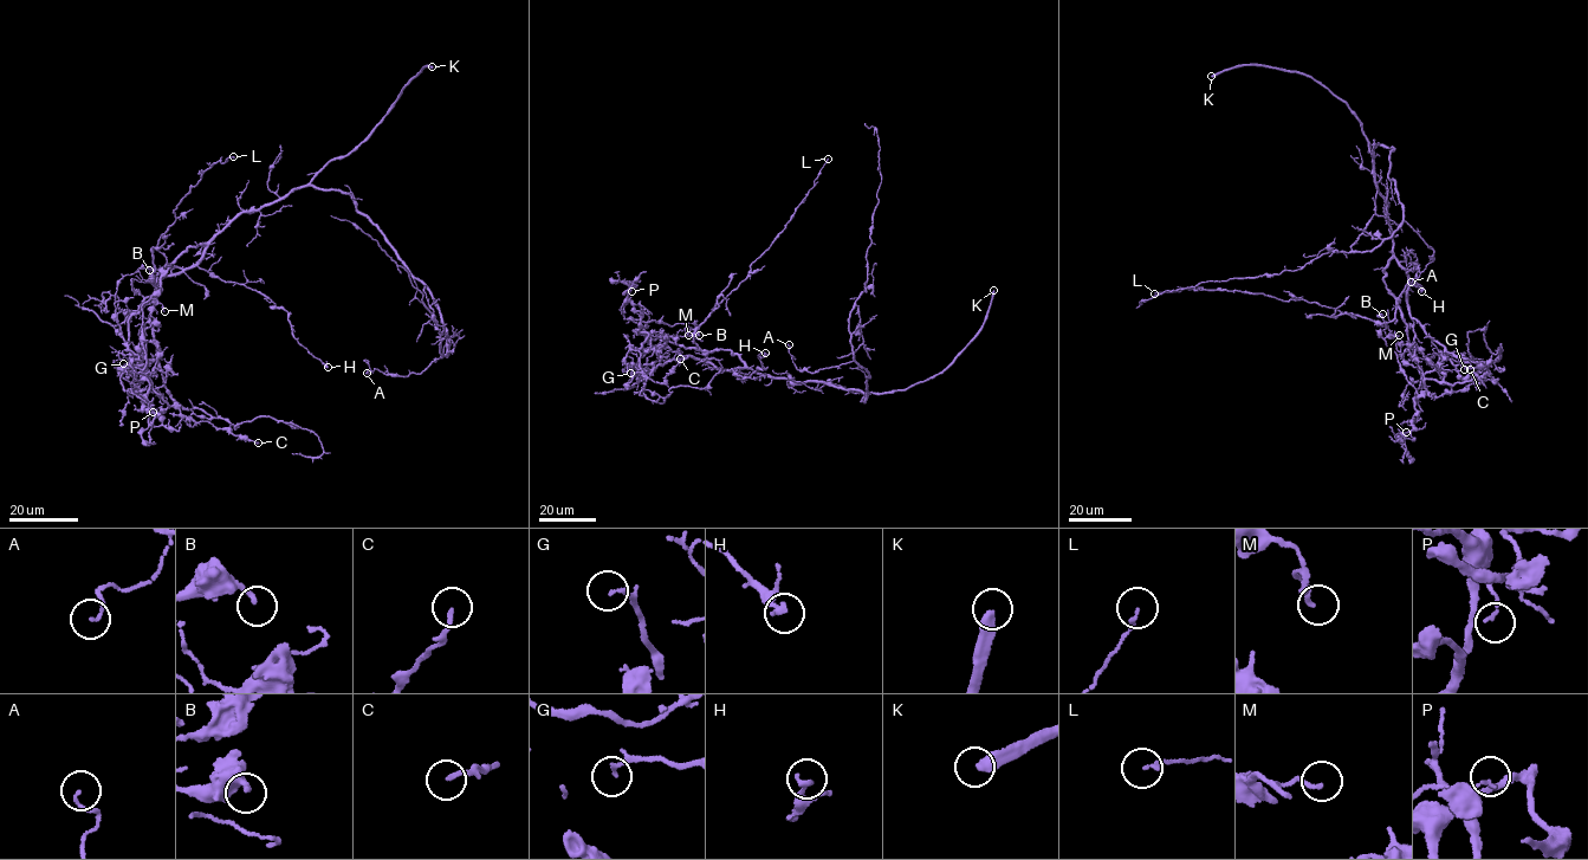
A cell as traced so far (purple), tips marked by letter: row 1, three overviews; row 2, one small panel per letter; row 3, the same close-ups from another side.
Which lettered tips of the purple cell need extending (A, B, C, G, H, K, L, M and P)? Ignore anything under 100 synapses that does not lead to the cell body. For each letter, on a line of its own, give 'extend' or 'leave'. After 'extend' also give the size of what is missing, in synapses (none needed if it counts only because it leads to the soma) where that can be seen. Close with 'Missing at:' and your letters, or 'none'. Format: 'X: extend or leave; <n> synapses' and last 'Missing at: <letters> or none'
A: leave
B: leave
C: leave
G: leave
H: leave
K: extend
L: leave
M: leave
P: leave
Missing at: K

